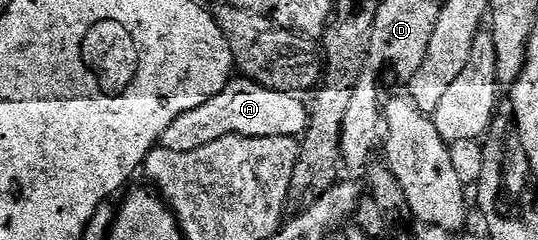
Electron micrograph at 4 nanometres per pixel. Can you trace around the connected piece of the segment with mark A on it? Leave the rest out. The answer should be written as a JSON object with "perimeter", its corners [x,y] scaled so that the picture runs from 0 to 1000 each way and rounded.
{"perimeter":[[[429,329],[401,396],[394,396],[372,446],[357,446],[357,463],[342,463],[301,550],[299,617],[340,638],[364,613],[379,613],[411,571],[543,571],[559,575],[569,550],[569,517],[576,508],[571,425],[545,388],[522,388],[517,371],[500,371],[463,329]]]}

